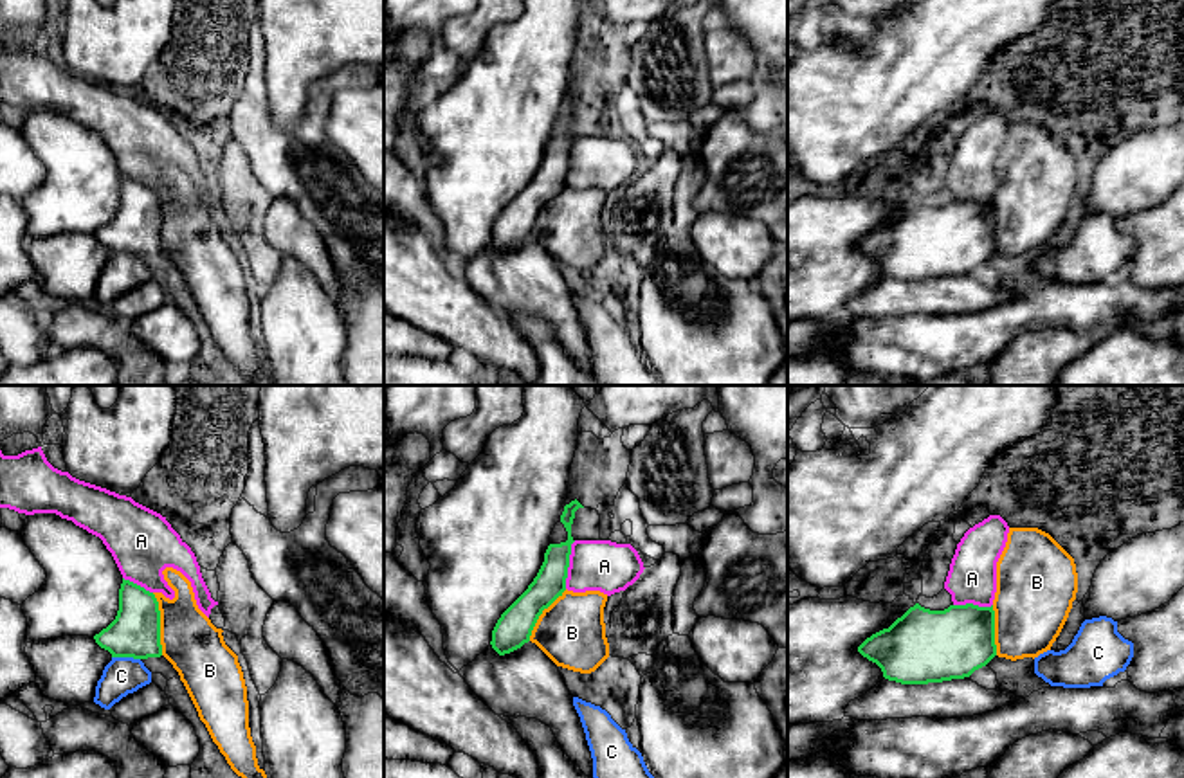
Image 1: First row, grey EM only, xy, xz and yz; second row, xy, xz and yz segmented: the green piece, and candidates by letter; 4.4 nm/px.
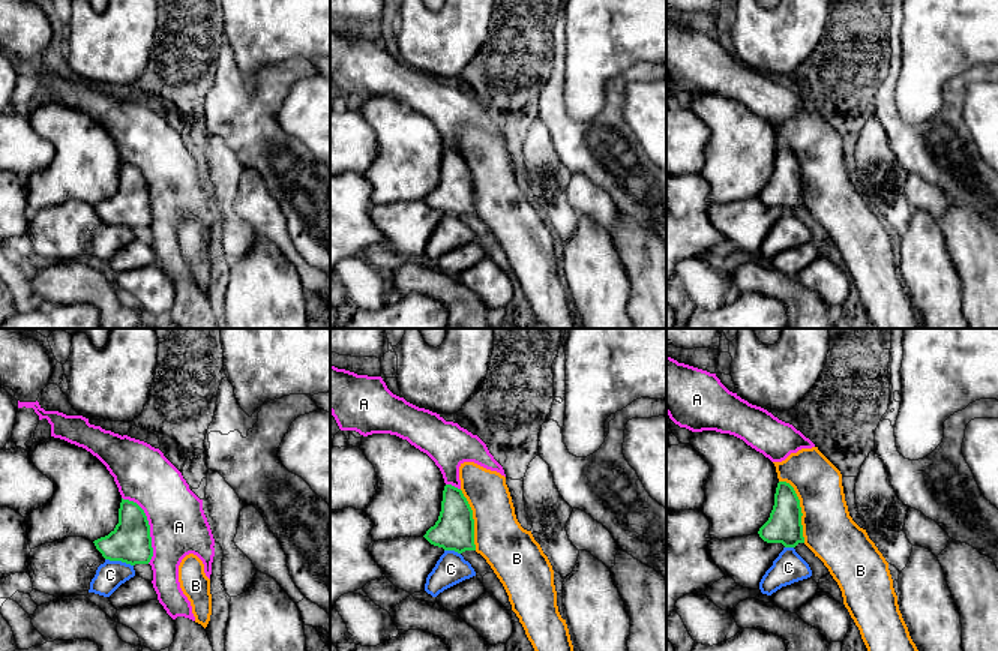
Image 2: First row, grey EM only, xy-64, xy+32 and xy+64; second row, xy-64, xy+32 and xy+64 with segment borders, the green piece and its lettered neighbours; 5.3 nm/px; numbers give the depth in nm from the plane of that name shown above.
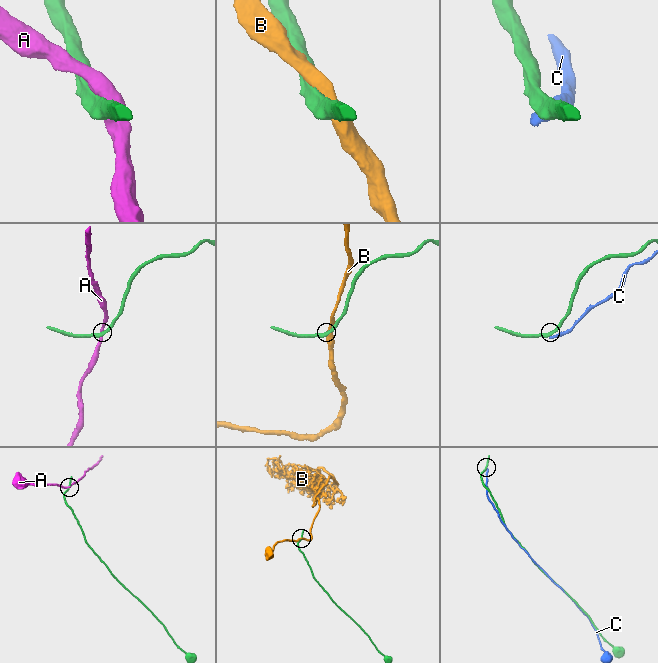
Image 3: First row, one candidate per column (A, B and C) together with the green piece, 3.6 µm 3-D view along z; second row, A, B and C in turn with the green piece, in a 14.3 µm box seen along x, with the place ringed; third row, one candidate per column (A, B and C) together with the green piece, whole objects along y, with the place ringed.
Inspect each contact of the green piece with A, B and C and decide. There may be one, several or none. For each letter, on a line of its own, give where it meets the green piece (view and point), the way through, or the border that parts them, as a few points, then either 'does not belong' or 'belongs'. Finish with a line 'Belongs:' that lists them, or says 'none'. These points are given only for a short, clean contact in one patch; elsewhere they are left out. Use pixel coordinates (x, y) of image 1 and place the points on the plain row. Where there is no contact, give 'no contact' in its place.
A: xz (568, 161) | does not belong
B: xy (159, 220) | does not belong
C: xy (127, 253) | along xy (112, 253), (139, 256) | does not belong
Belongs: none

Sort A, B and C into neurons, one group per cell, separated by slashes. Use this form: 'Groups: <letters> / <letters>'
Groups: A / B / C

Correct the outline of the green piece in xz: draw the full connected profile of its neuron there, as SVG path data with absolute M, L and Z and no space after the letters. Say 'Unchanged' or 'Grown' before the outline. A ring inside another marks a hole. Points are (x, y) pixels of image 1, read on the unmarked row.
Grown. M523 0L523 13L512 22L496 25L483 49L461 70L456 83L433 103L422 106L416 130L420 144L431 160L424 176L429 204L442 222L443 247L460 268L492 243L499 252L510 250L530 238L542 211L566 187L569 164L571 121L575 108L584 104L577 95L569 101L569 67L578 41L578 14L586 0ZM557 119L568 128L568 137L551 140Z

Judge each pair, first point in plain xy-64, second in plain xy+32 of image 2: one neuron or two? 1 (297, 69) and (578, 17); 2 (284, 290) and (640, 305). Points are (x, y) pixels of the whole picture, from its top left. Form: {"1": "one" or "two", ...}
{"1": "two", "2": "two"}

